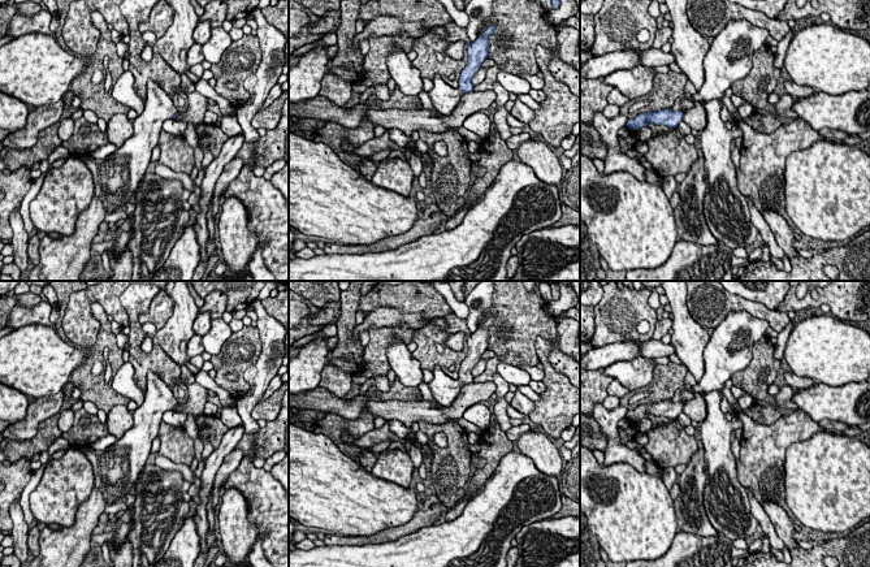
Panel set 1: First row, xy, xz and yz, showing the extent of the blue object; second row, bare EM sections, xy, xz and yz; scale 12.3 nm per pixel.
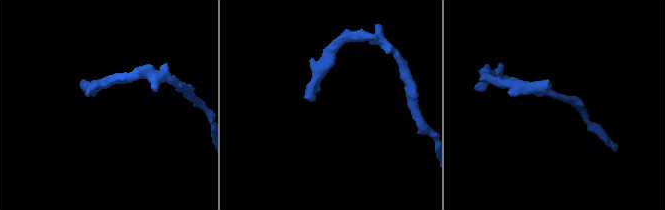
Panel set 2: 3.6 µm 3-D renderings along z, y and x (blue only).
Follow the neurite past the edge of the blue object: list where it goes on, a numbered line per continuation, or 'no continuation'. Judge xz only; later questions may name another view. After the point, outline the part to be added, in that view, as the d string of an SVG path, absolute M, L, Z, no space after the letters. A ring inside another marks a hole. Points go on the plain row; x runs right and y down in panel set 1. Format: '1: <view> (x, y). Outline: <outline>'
1: xz (445, 389). Outline: M440 365L433 369L433 380L428 384L433 398L442 407L450 407L459 395L463 382L449 377Z

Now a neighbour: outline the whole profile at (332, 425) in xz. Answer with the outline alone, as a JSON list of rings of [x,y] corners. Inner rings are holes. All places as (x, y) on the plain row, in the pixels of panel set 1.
[[[368,411],[356,420],[345,419],[338,414],[326,414],[325,417],[315,421],[315,429],[312,432],[329,437],[345,455],[359,463],[359,456],[363,451],[362,447],[345,443],[342,441],[342,433],[347,432],[354,438],[358,438],[375,429],[375,417],[376,416]]]

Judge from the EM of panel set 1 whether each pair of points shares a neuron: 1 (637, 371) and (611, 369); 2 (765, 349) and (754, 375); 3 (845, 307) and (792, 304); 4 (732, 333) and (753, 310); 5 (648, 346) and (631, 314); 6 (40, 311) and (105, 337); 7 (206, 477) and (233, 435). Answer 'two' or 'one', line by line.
1: one
2: one
3: one
4: two
5: two
6: two
7: one

